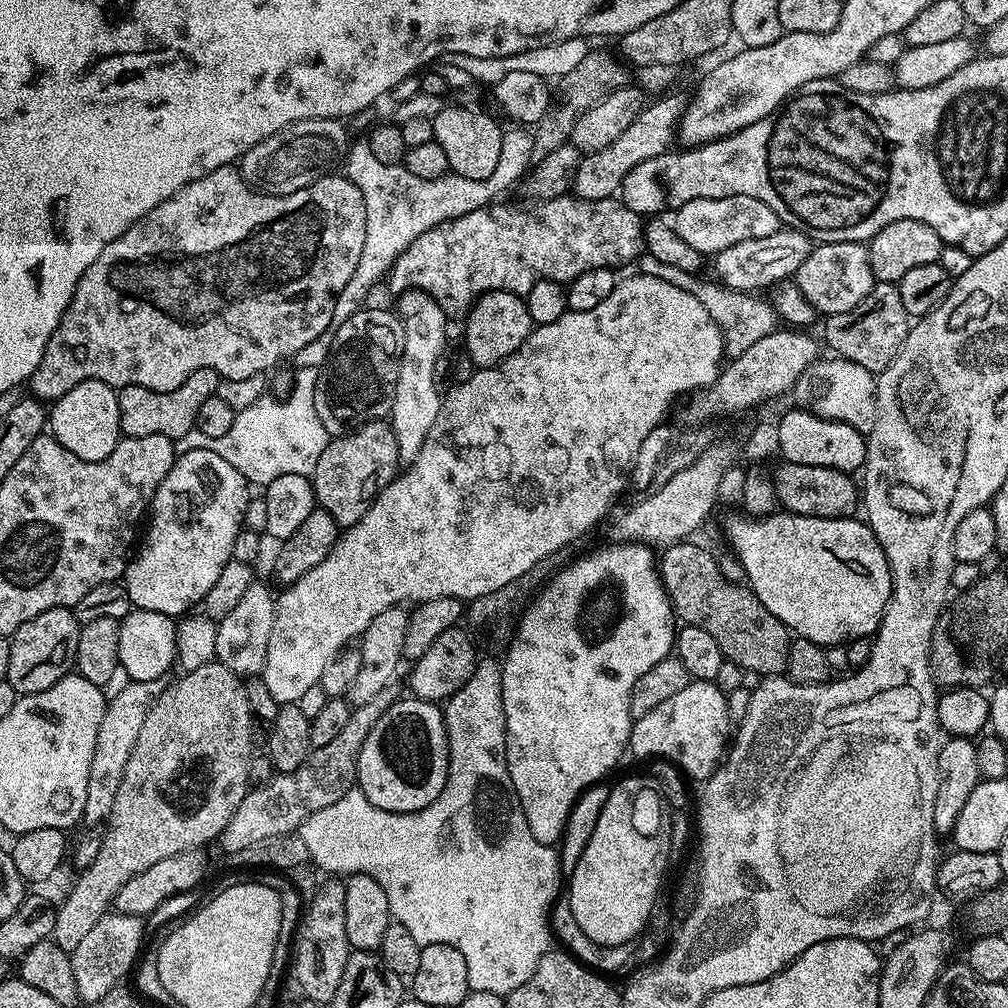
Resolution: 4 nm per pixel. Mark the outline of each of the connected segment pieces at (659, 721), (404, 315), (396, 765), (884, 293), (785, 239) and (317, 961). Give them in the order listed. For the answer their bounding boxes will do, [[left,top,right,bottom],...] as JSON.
[[628,680,730,781],[390,288,450,462],[356,699,448,812],[823,282,910,374],[715,227,814,293],[290,879,350,1006]]

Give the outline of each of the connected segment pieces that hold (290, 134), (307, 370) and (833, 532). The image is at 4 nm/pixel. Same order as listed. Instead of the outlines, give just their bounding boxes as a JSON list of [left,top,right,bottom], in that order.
[[238,119,350,196],[174,366,330,486],[728,510,892,646]]

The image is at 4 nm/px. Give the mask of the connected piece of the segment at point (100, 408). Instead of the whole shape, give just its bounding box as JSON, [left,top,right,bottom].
[50,380,121,462]

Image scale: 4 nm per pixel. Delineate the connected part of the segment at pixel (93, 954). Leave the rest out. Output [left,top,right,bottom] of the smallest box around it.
[70,910,146,1005]

